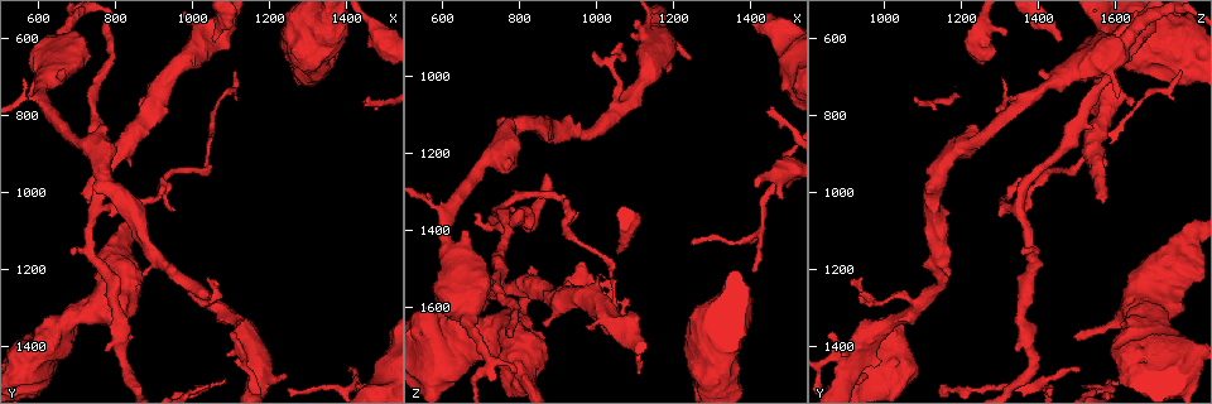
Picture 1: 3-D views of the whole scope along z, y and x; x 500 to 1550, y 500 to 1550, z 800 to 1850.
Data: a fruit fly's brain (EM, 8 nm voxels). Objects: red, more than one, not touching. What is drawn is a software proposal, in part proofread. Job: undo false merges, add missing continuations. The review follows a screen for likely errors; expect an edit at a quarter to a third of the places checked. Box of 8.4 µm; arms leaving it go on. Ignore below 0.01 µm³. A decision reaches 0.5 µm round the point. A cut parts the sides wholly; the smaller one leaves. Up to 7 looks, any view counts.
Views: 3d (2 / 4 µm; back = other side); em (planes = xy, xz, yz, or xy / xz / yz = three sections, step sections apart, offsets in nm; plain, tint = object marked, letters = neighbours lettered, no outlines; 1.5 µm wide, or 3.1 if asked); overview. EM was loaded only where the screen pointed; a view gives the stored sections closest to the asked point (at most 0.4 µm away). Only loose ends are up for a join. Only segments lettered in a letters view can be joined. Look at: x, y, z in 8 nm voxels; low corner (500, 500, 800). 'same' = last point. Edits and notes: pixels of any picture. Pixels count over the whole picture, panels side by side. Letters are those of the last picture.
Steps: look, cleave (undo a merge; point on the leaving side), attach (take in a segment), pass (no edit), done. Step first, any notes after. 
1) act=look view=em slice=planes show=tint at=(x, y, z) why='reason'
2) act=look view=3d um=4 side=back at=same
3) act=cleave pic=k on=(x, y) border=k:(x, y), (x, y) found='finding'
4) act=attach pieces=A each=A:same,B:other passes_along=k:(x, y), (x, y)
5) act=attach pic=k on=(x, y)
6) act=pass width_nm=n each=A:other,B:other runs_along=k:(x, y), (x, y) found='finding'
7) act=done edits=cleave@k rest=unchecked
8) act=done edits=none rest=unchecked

act=look view=3d um=4 at=(570, 750, 1605)

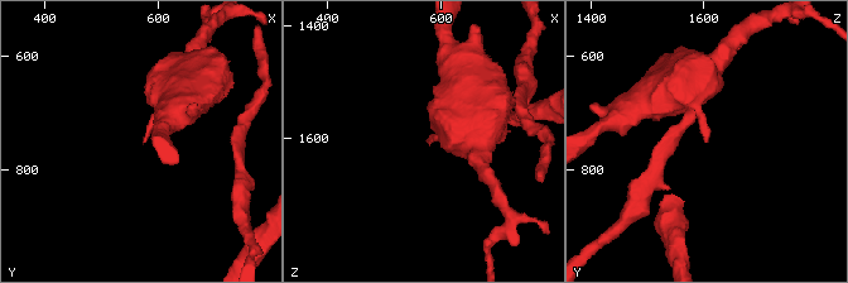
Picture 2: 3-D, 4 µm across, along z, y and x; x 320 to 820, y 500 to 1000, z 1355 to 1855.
act=look view=em slice=xz step=8 show=letters at=(580, 745, 1610)

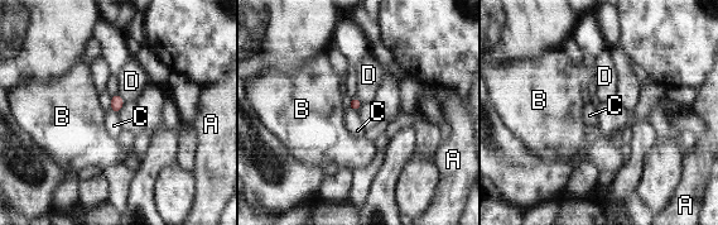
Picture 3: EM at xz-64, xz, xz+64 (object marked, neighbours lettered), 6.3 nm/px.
act=look view=em slice=planes show=letters at=same why='cut it another way'

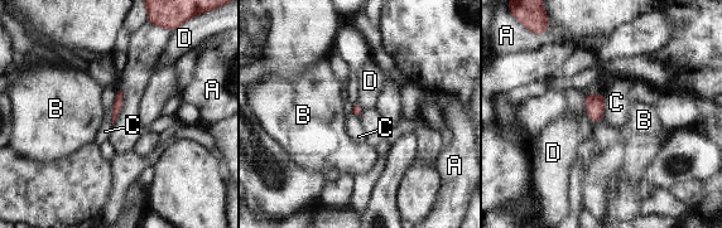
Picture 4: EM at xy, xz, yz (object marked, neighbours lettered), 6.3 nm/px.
act=pass each=A:other,B:other,C:other,D:other border=4:(605, 96), (605, 112), (602, 115) found='none of them fits'

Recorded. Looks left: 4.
act=look view=em slice=xy step=8 show=letters at=(725, 1030, 1575) why='end of a long branch'

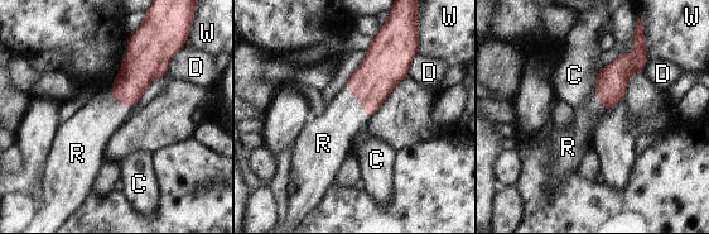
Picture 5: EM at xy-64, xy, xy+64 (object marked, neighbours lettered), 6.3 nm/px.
act=look view=em slice=planes show=letters at=same why='cut it another way'

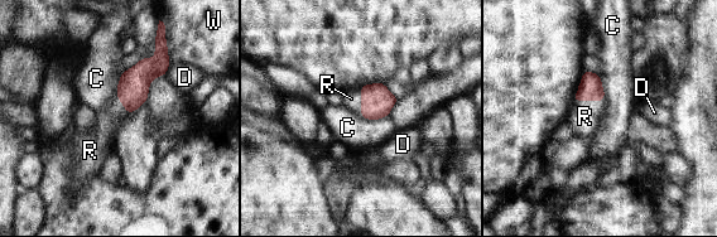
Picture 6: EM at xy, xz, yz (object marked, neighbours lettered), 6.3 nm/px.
act=attach pieces=R each=C:other,D:other,R:same,W:other passes_along=6:(590, 88), (588, 100), (585, 116) found='it goes on there'

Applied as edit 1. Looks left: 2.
act=done edits=attach@6 rest=unchecked

